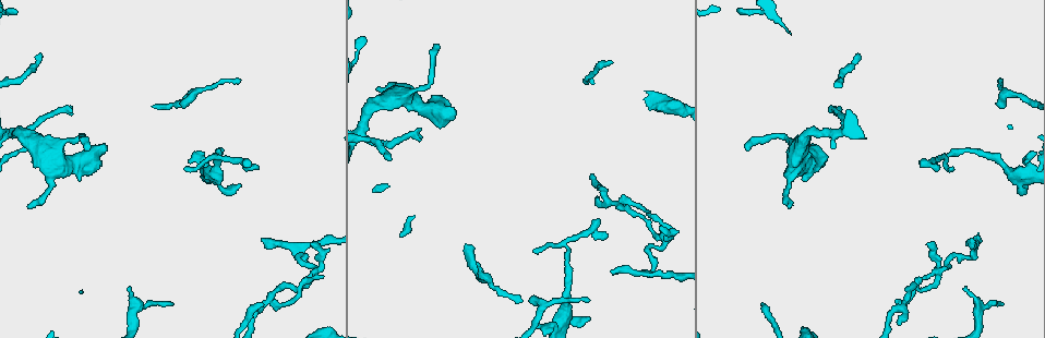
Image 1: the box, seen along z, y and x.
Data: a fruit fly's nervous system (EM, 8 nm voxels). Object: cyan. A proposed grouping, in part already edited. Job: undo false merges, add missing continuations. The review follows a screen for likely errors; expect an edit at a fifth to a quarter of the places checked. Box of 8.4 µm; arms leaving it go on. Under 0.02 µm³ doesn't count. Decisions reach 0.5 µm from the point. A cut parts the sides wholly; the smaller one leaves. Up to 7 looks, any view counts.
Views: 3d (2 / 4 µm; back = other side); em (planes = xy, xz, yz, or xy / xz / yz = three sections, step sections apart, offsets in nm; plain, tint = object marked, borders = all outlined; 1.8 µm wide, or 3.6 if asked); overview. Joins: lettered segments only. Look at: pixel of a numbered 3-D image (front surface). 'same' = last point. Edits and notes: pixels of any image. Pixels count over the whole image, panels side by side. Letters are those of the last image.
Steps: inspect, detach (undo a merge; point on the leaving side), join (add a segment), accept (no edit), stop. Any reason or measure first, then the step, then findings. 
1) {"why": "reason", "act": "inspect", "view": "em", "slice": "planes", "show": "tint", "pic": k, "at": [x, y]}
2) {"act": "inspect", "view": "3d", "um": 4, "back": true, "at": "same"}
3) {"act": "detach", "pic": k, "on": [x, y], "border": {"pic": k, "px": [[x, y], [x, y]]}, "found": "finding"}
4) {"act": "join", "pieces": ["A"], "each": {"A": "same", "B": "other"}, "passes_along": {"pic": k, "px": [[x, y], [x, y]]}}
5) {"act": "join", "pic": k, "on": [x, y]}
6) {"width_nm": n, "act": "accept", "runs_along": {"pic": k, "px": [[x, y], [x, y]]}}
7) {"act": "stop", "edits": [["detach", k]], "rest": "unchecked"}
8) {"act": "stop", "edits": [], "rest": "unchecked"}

{"why": "abrupt turn", "act": "inspect", "view": "3d", "um": 4, "pic": 1, "at": [939, 270]}

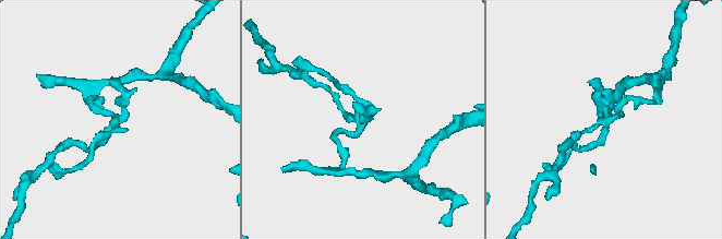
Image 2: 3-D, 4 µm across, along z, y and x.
{"act": "inspect", "view": "em", "slice": "planes", "show": "borders", "pic": 2, "at": [608, 119]}

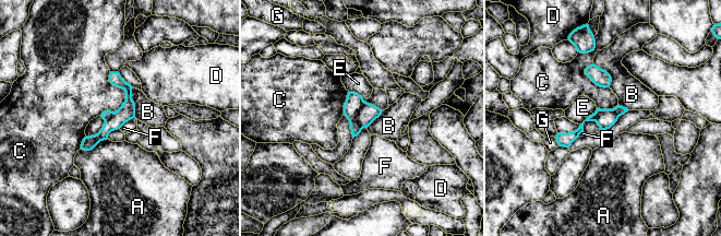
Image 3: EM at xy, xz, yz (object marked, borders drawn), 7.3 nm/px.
{"width_nm": 130, "act": "detach", "pic": 3, "on": [353, 102], "each": {"A": "other", "B": "other", "C": "other", "D": "other", "E": "other", "F": "other", "G": "other"}, "border": {"pic": 3, "px": [[365, 102], [356, 117], [362, 128]]}, "found": "two cells meet here"}

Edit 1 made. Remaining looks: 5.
{"act": "inspect", "view": "overview"}

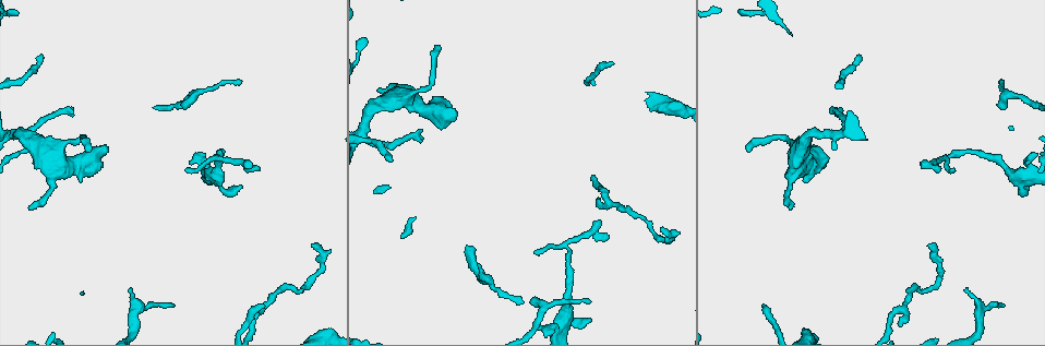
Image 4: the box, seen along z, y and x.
{"why": "sharp bend", "act": "inspect", "view": "3d", "um": 2, "pic": 4, "at": [980, 312]}

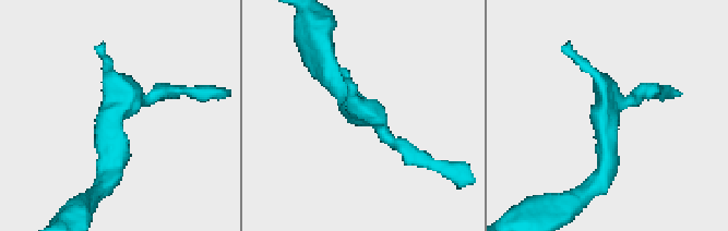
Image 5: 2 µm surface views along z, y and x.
{"act": "inspect", "view": "em", "slice": "planes", "show": "tint", "pic": 5, "at": [361, 110]}

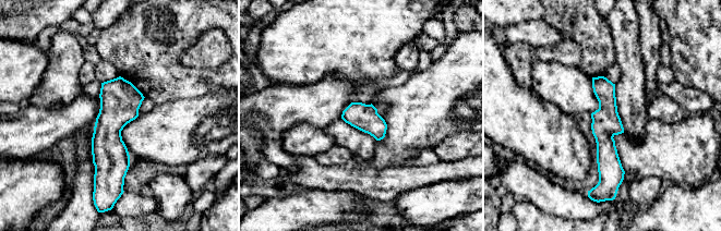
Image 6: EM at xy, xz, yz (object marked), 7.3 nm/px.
{"act": "inspect", "view": "em", "slice": "planes", "show": "borders", "at": "same"}

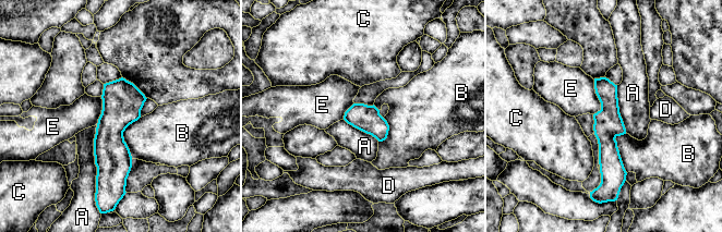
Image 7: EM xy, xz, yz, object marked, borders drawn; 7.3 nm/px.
{"act": "accept", "each": {"A": "other", "B": "other", "C": "other", "D": "other", "E": "other"}, "runs_along": {"pic": 7, "px": [[602, 80], [613, 183]]}, "found": "all the same cell"}

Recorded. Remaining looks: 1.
{"act": "stop", "edits": [["detach", 3]], "rest": "unchecked"}

